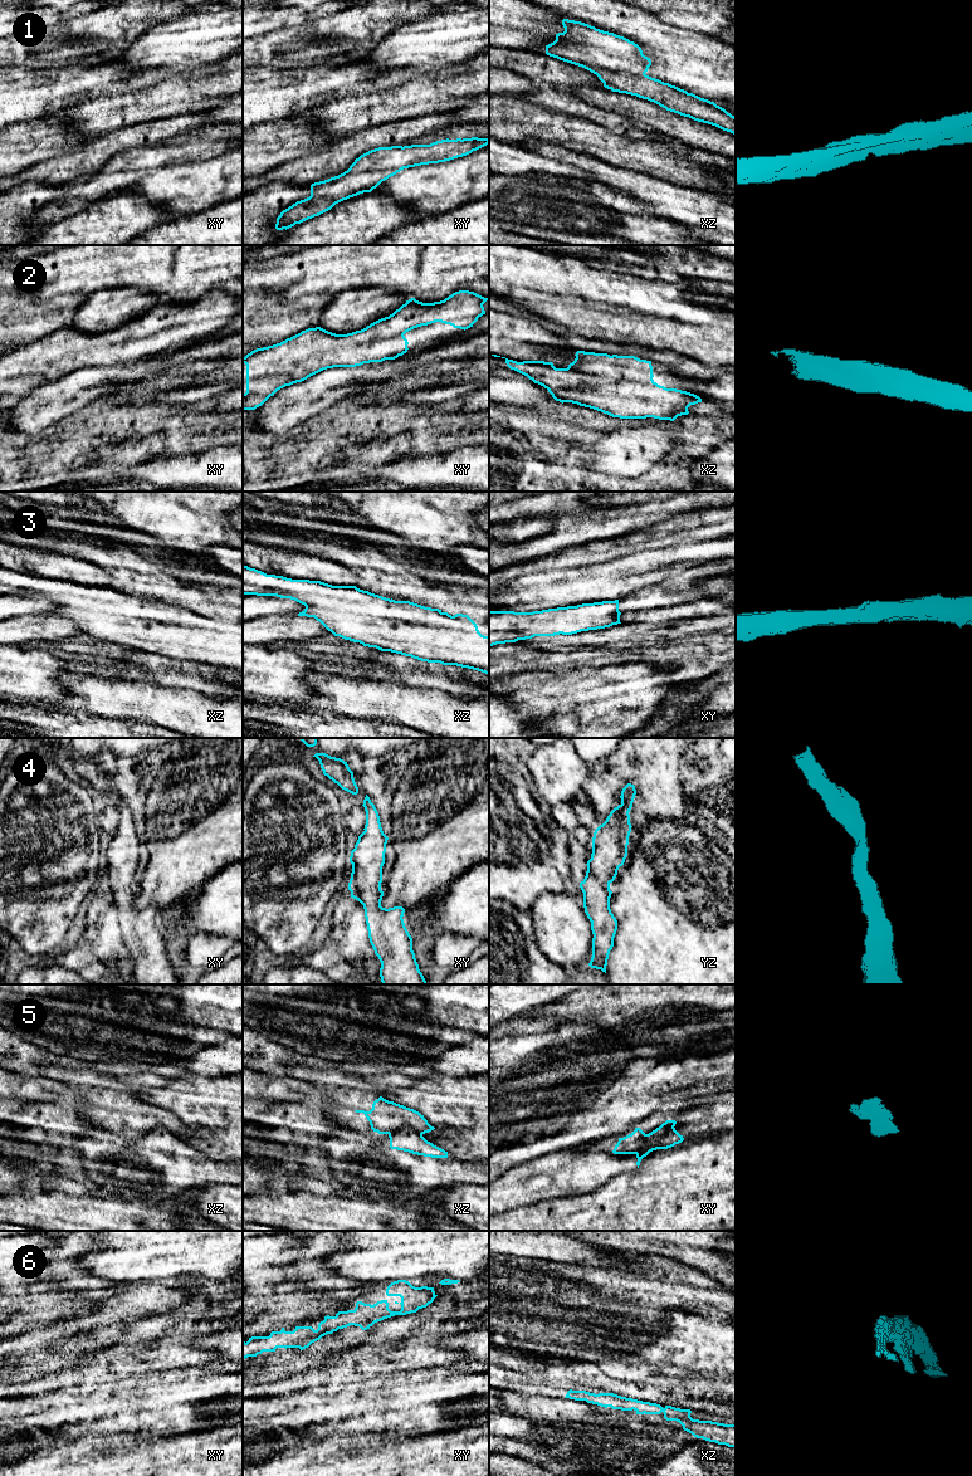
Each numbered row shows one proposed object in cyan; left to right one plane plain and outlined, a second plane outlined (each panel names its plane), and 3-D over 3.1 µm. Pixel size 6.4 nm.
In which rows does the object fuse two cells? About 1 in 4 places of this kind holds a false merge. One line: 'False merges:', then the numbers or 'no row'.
False merges: 5

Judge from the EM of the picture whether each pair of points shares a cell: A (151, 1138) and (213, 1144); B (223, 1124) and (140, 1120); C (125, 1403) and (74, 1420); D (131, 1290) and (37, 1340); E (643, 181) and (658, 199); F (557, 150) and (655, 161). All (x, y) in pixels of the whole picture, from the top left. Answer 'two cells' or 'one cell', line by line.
A: two cells
B: two cells
C: one cell
D: one cell
E: one cell
F: two cells

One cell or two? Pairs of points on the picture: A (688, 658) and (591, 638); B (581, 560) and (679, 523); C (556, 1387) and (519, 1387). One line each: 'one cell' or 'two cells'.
A: two cells
B: one cell
C: one cell

